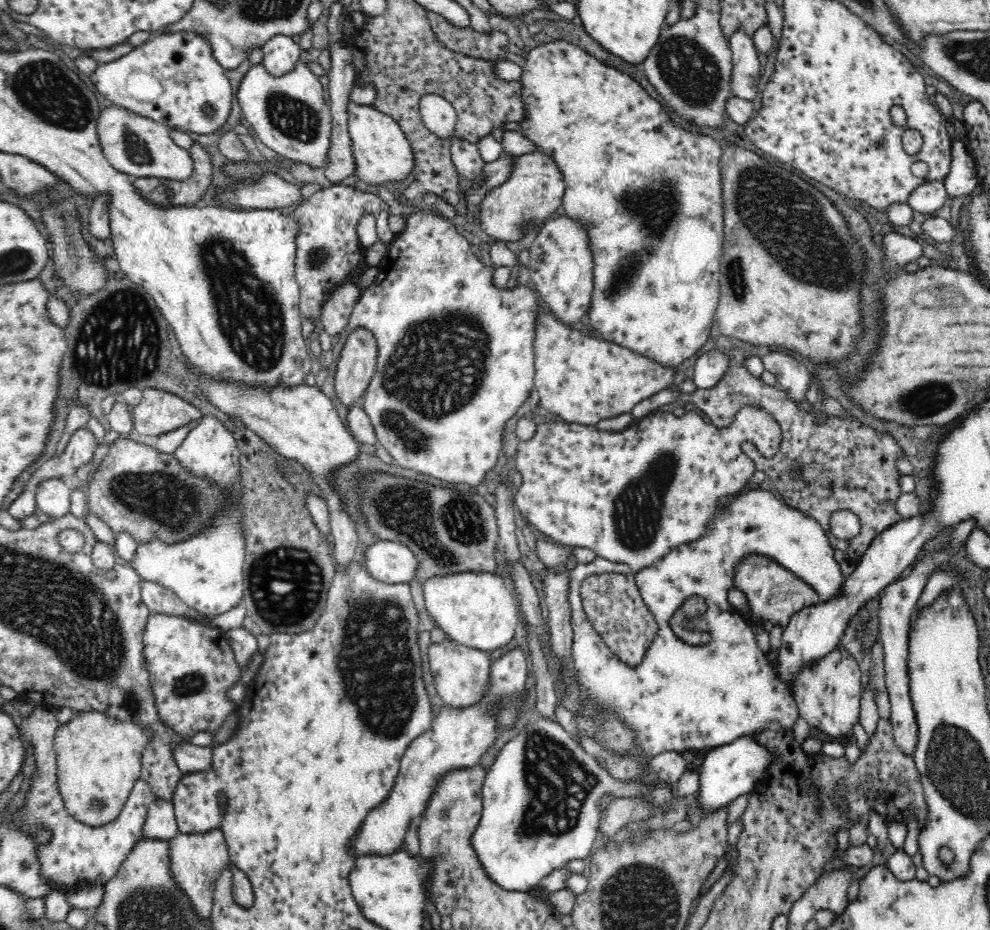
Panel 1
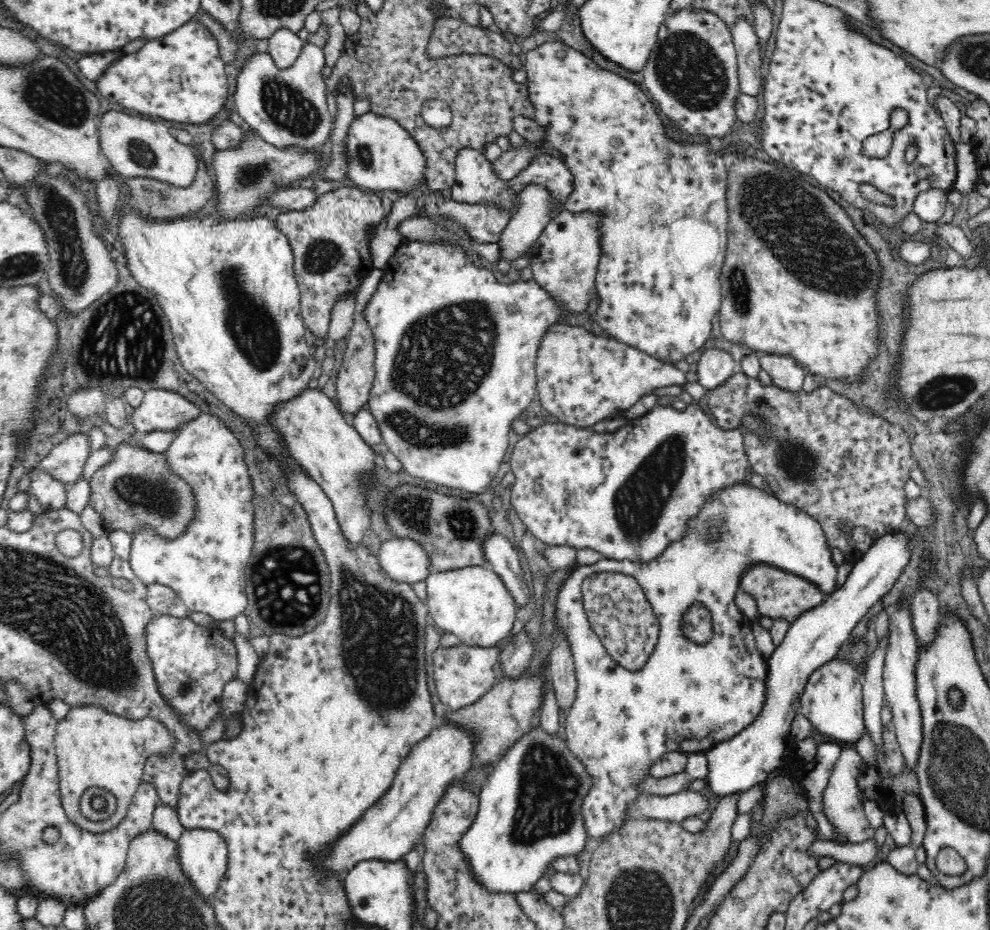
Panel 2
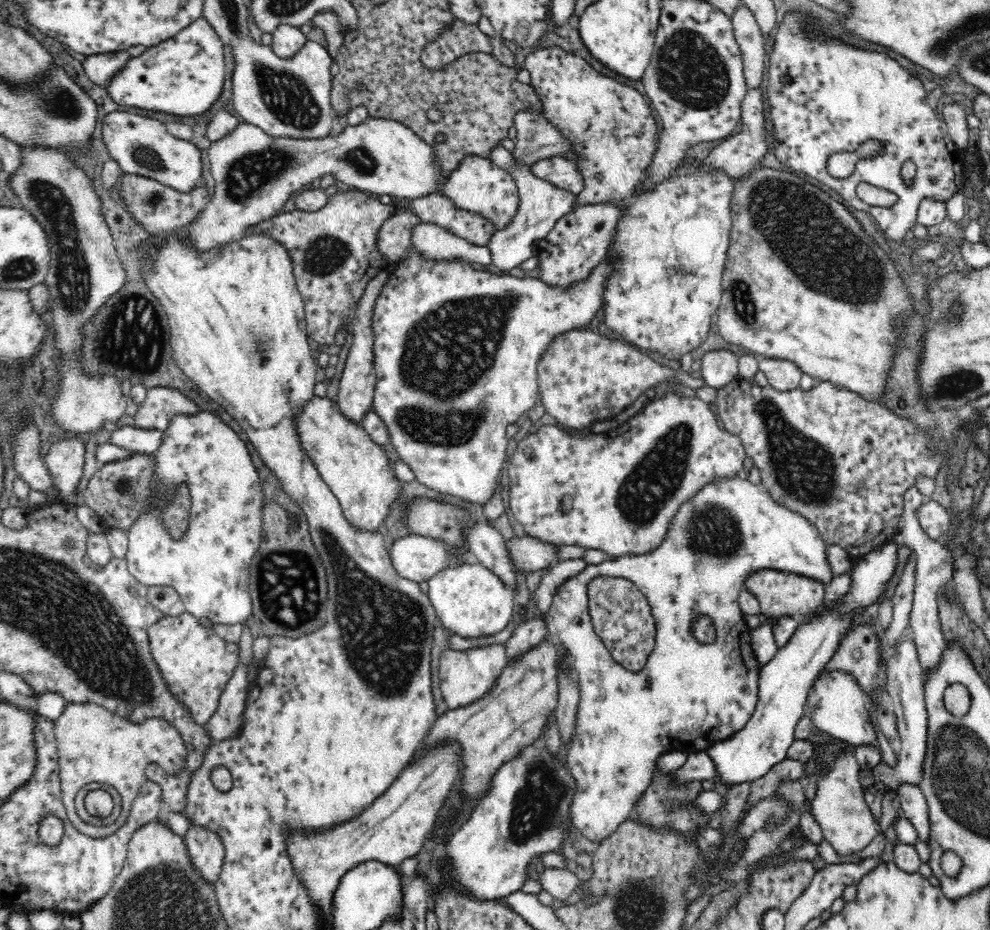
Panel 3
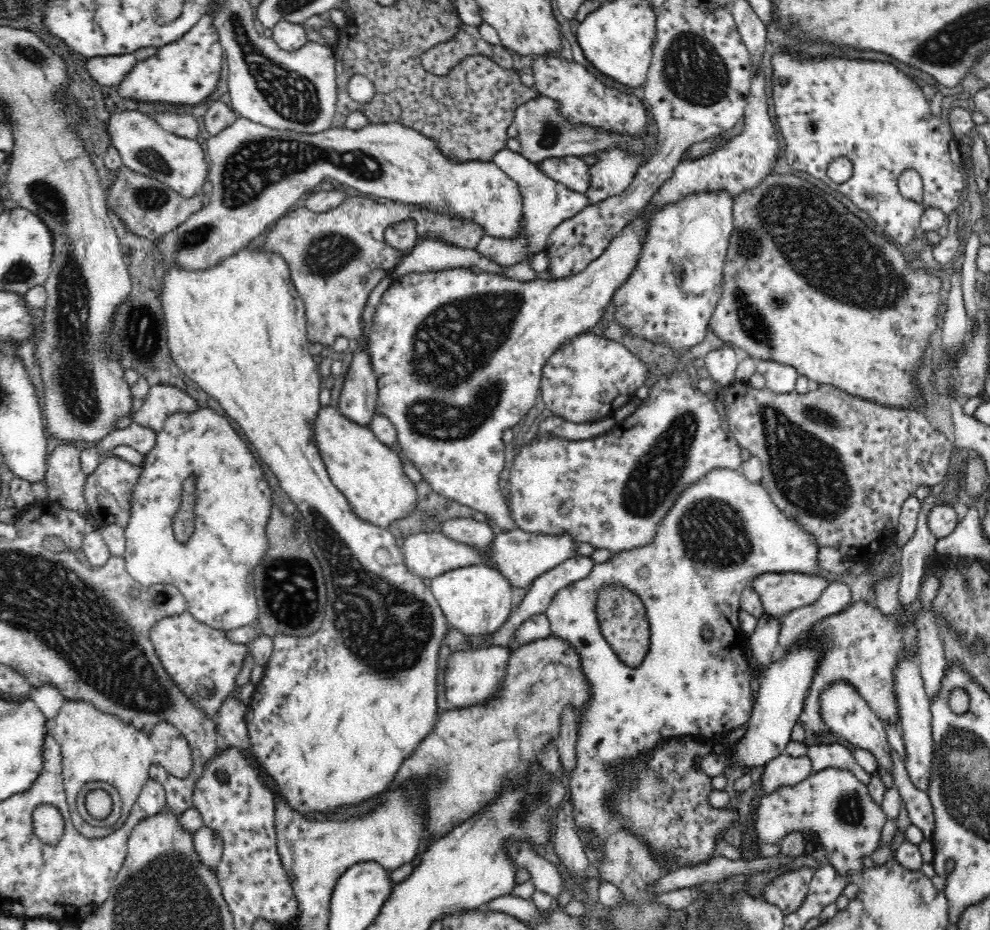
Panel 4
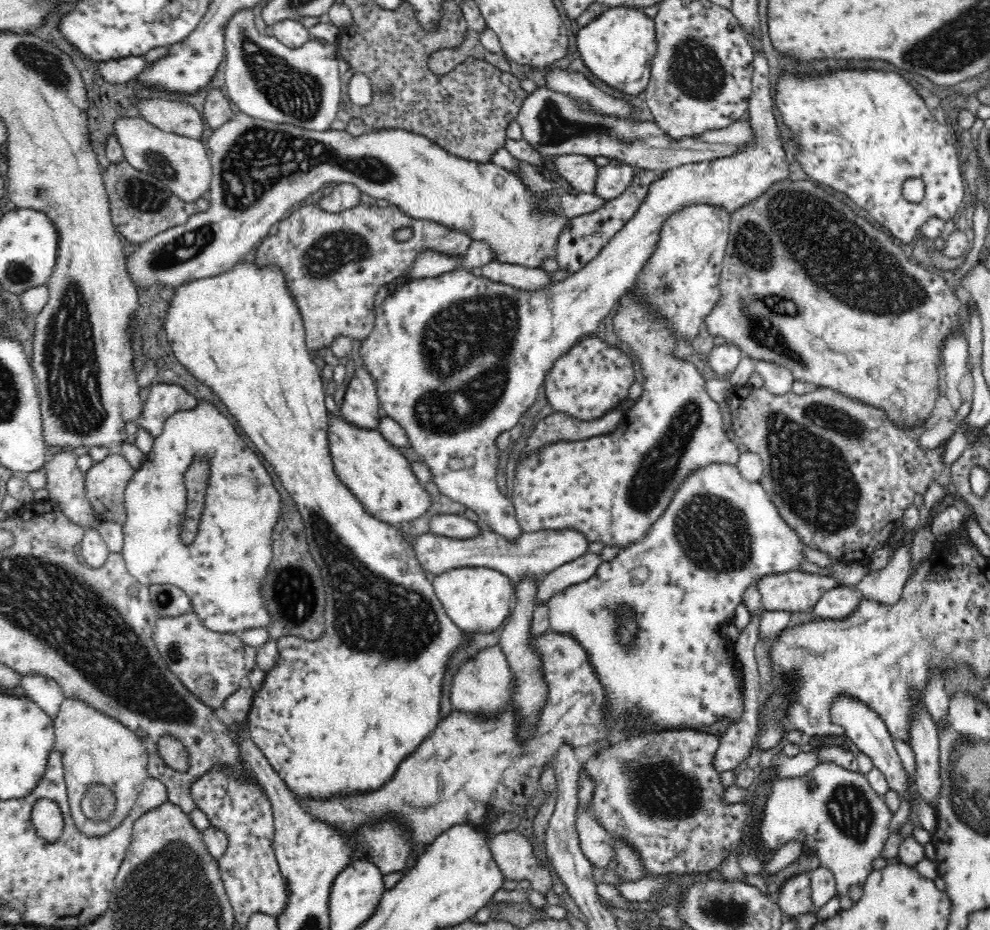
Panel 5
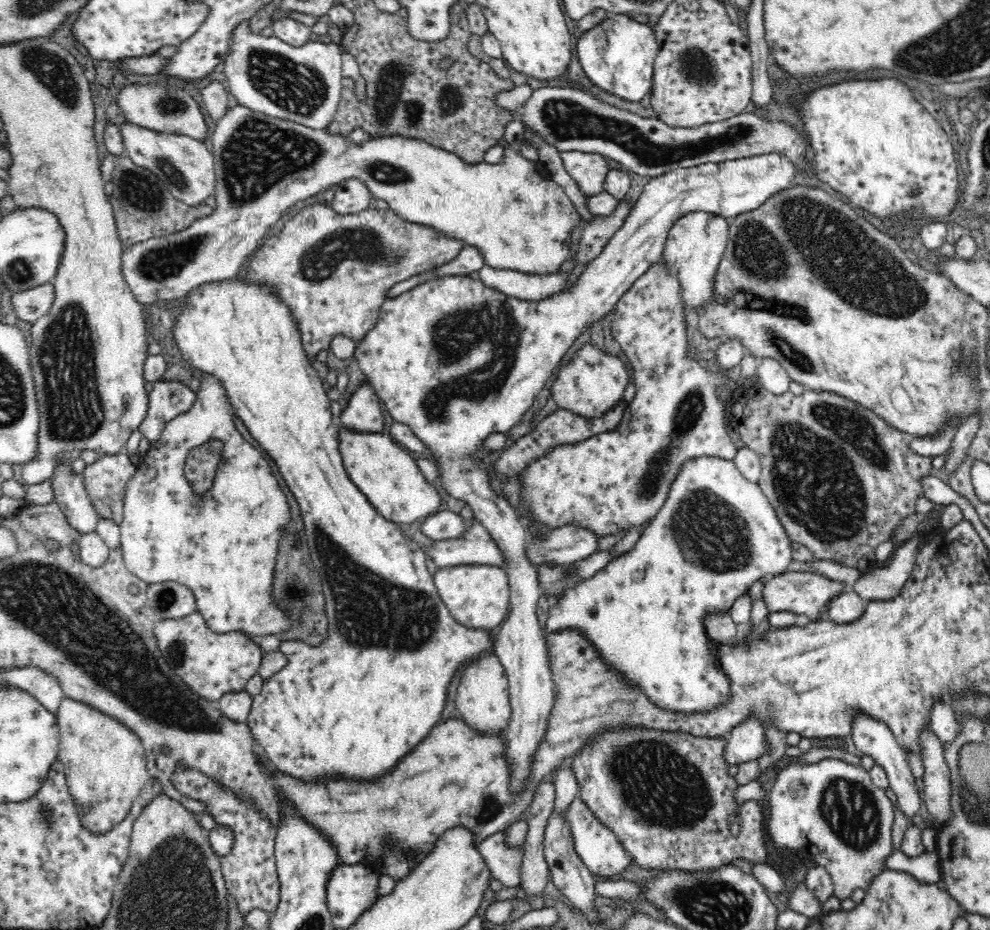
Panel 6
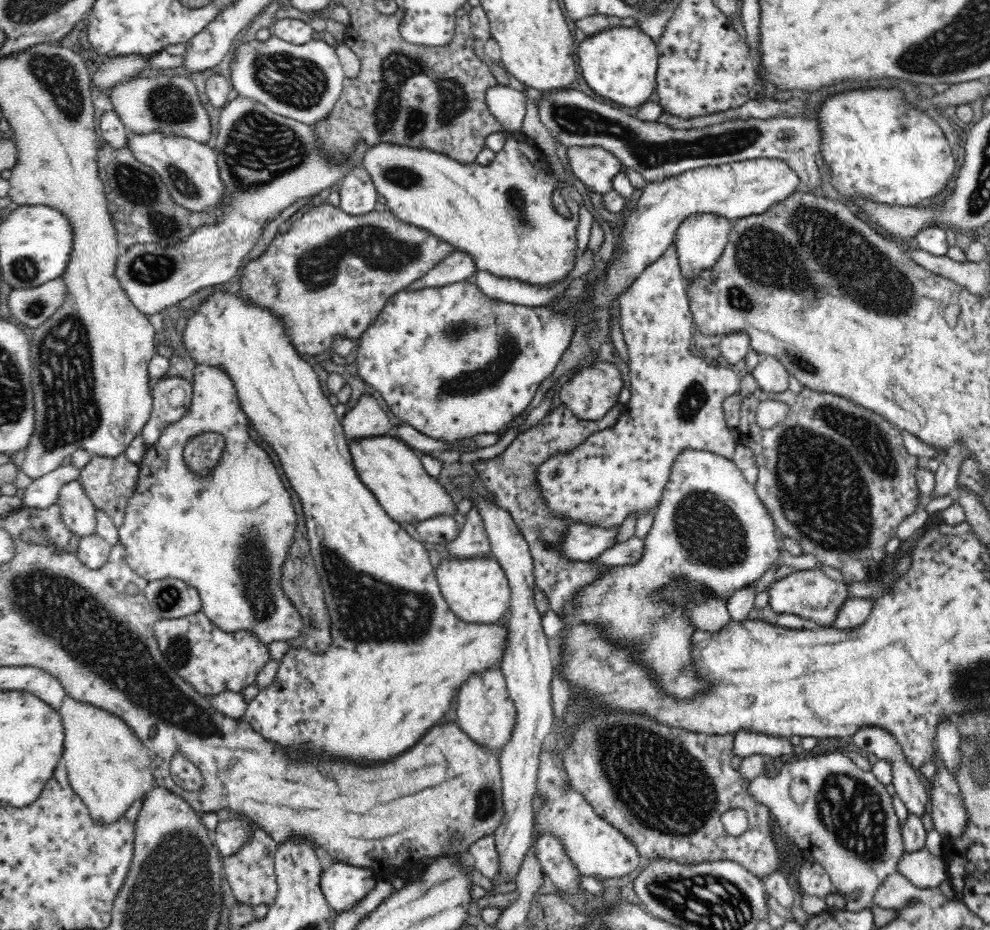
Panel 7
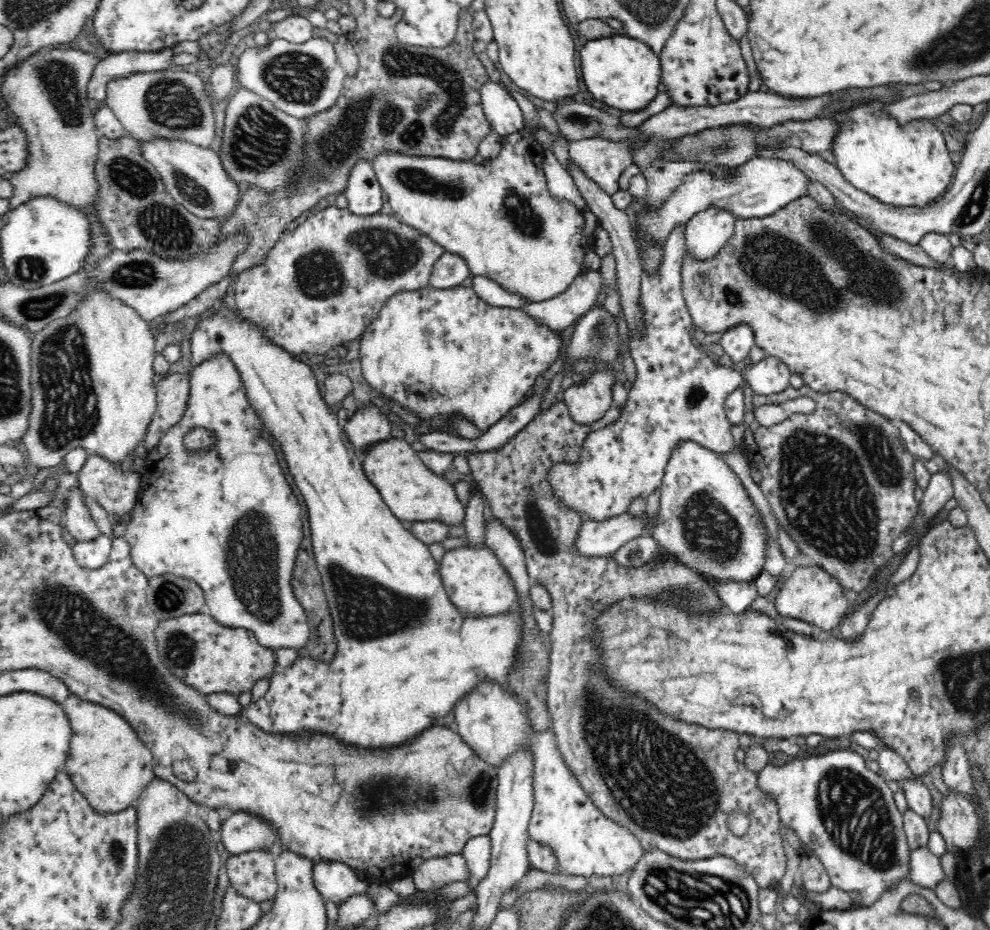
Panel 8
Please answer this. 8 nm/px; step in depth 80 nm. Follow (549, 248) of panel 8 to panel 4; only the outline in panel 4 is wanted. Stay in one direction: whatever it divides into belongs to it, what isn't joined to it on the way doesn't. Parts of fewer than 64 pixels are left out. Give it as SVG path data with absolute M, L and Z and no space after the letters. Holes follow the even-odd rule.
M240 117L216 136L208 138L206 155L210 158L210 201L198 213L192 214L188 222L157 241L159 246L155 249L154 261L159 271L166 269L174 260L192 271L218 265L226 256L236 254L254 239L264 236L266 228L272 227L290 212L290 207L304 194L328 180L352 186L366 196L389 198L416 208L430 208L434 213L440 211L462 221L474 221L490 237L512 239L521 230L523 201L518 184L493 161L470 159L463 163L452 162L442 155L432 139L398 122L369 122L359 130L331 126L322 133L304 134L270 129Z

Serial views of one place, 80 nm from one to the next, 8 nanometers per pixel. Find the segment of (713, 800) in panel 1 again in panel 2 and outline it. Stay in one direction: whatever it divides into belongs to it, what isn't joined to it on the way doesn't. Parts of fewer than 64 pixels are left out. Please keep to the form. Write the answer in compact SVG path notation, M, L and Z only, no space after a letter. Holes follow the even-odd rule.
M901 529L876 538L868 552L852 563L852 570L840 588L824 597L822 604L802 612L790 623L784 640L767 658L768 702L764 710L746 730L704 752L708 762L704 791L708 797L712 795L720 800L734 793L743 793L755 784L764 783L769 773L787 762L789 746L782 738L788 738L790 725L799 713L804 687L809 682L808 676L818 666L842 653L843 643L848 640L852 628L894 586L912 556L912 537Z

